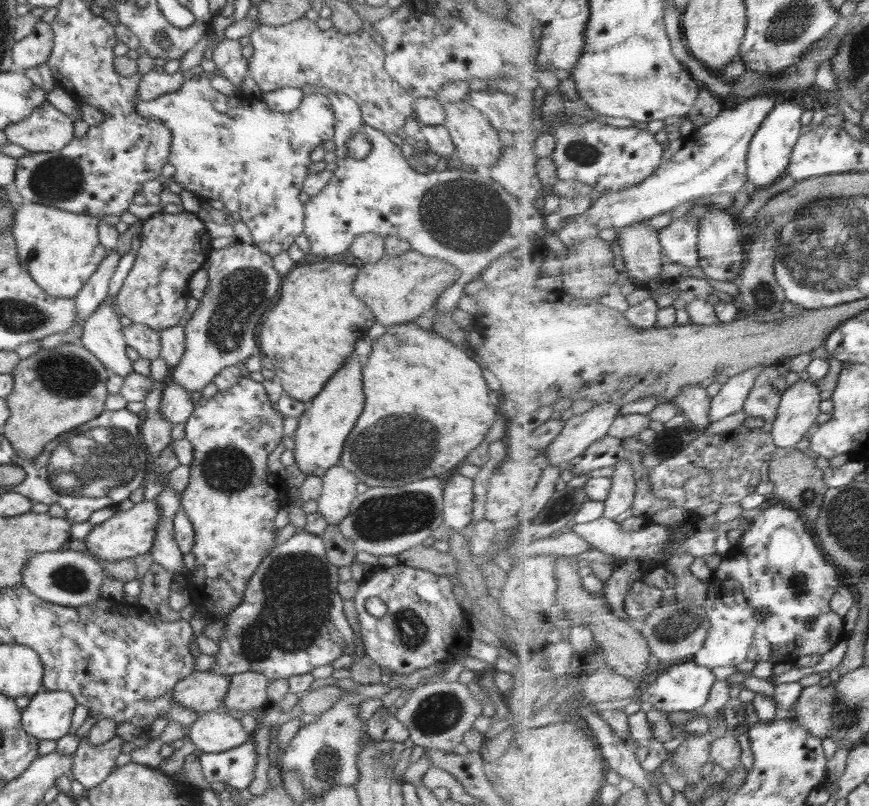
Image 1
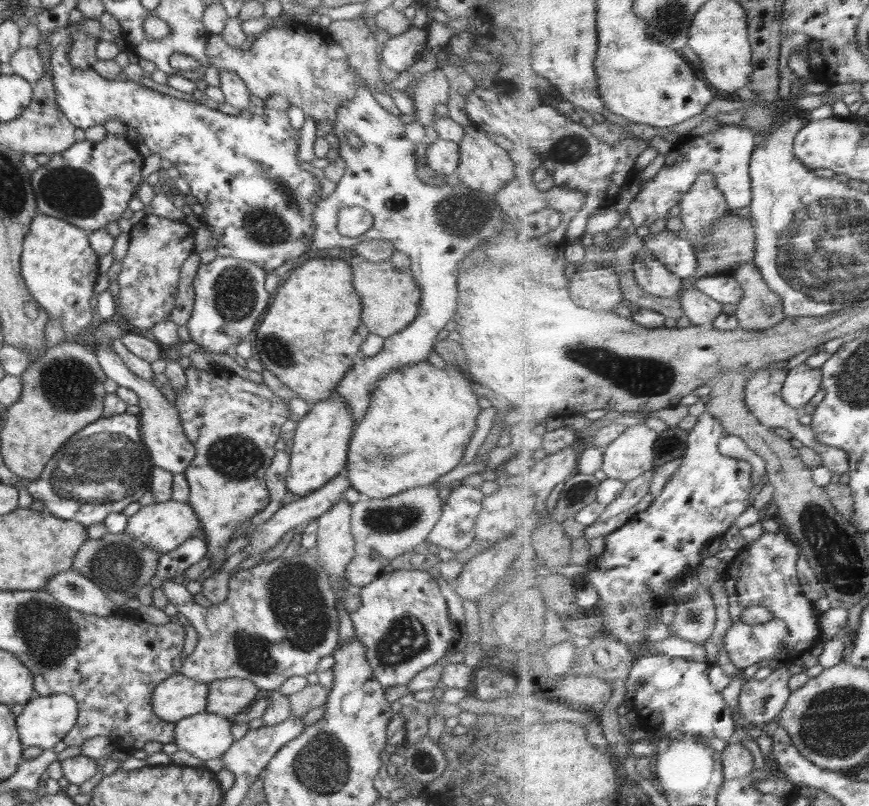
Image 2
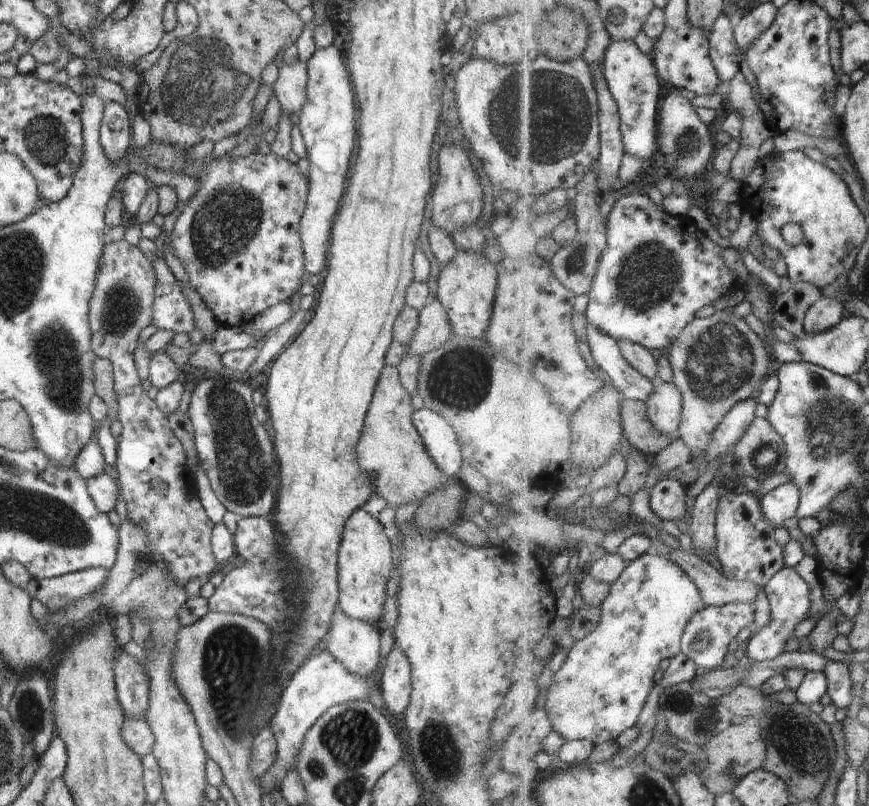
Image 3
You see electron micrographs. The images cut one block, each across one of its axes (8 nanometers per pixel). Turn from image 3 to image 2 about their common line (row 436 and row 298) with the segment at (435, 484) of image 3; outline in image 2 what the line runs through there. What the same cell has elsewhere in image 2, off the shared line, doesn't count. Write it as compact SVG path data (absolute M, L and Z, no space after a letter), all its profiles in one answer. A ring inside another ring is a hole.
M358 254L349 264L355 291L361 300L362 322L370 333L386 339L402 331L417 317L421 290L408 269L398 269L390 261L370 262Z

